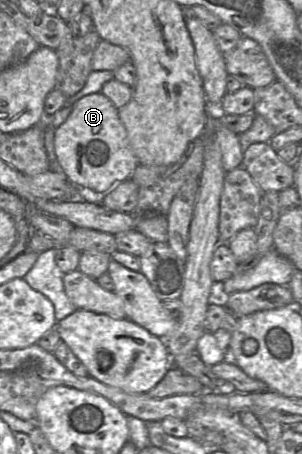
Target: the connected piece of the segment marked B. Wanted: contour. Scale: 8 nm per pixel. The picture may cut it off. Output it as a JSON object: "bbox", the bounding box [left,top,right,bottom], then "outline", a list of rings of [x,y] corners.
{"bbox":[54,92,139,193],"outline":[[[101,92],[86,95],[72,105],[68,118],[55,129],[54,149],[57,161],[71,183],[99,193],[131,178],[139,165],[128,141],[118,109]]]}

